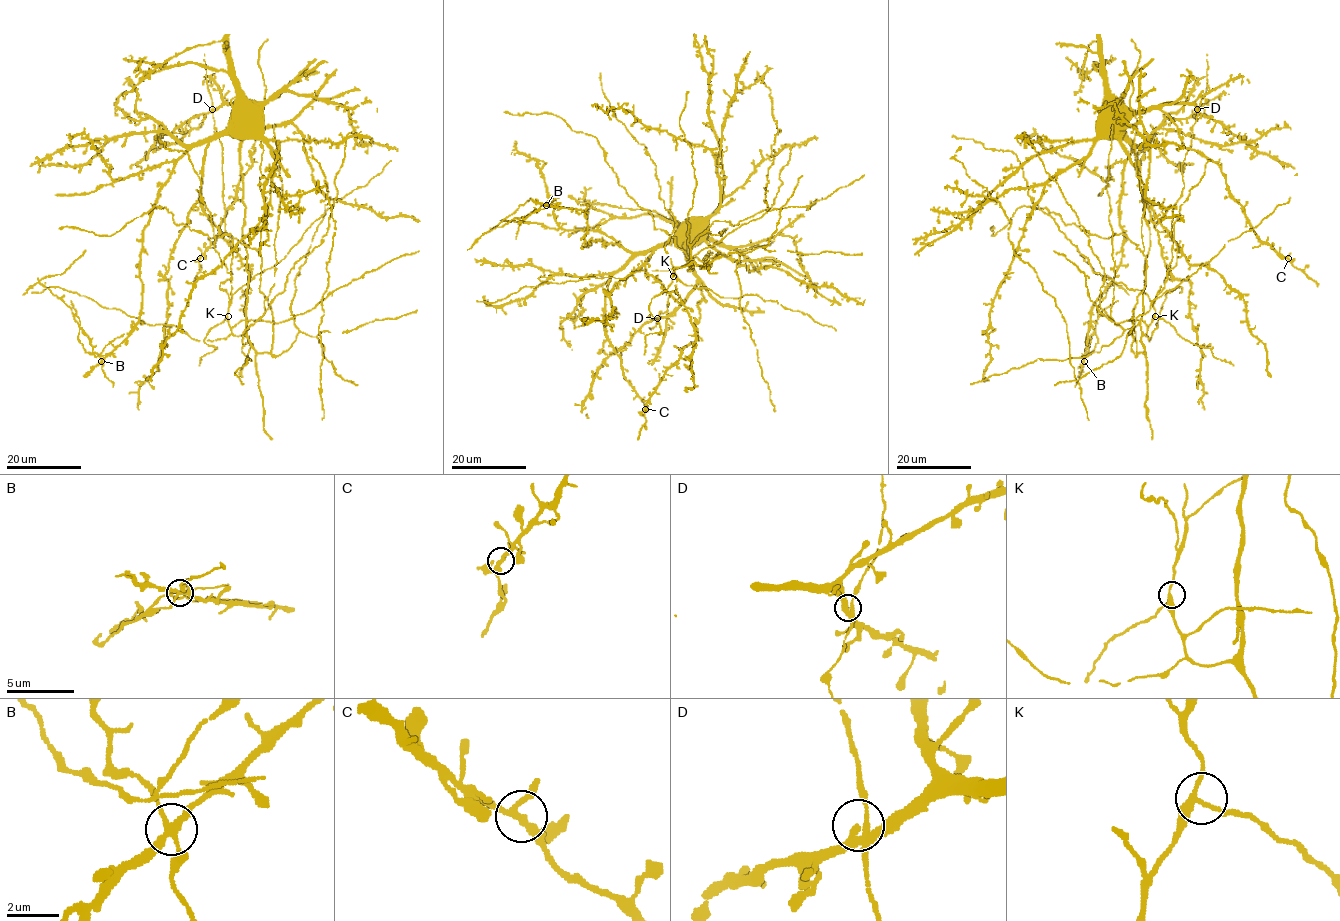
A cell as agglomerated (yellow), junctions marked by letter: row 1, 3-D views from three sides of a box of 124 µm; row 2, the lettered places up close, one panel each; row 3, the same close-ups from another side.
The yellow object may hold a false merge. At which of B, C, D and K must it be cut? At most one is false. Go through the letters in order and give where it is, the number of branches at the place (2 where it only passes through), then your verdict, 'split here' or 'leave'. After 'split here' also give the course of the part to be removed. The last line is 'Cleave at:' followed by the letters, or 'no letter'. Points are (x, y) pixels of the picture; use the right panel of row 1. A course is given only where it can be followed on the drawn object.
B: (1084, 361) | 4 | split here | (1083, 361), (1095, 327), (1097, 307), (1112, 282), (1108, 276), (1096, 273), (1077, 250)
C: (1288, 258) | 3 | leave
D: (1197, 109) | 4 | leave
K: (1155, 316) | 3 | leave
Cleave at: B

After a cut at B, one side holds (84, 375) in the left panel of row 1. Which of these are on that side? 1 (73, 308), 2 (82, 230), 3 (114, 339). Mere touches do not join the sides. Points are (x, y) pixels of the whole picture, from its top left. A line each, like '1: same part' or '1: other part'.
1: other part
2: same part
3: other part

